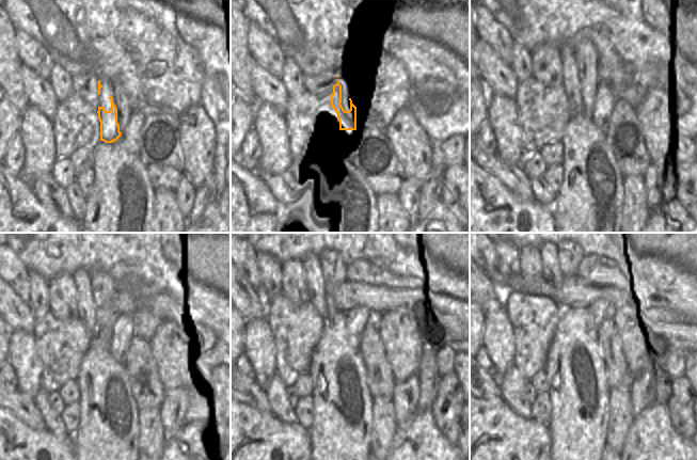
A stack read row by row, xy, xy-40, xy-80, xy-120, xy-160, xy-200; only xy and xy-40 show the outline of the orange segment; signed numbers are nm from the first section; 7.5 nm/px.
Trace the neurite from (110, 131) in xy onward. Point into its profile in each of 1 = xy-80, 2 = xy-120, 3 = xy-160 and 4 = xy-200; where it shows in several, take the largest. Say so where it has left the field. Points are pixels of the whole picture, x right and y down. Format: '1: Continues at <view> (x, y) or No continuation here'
1: Continues at xy-80 (570, 81)
2: Continues at xy-120 (88, 310)
3: Continues at xy-160 (316, 282)
4: Continues at xy-200 (549, 256).

